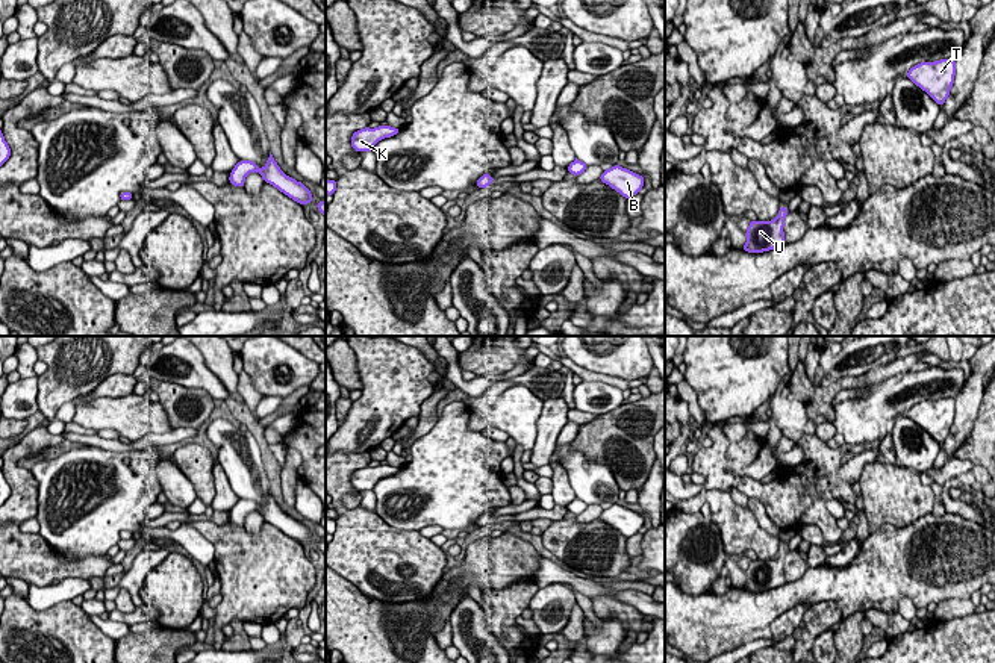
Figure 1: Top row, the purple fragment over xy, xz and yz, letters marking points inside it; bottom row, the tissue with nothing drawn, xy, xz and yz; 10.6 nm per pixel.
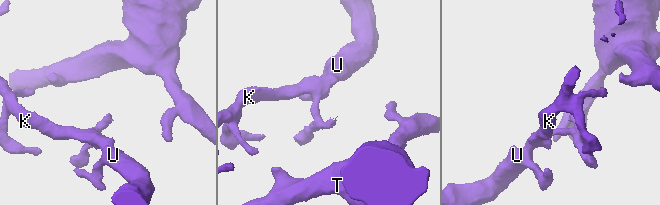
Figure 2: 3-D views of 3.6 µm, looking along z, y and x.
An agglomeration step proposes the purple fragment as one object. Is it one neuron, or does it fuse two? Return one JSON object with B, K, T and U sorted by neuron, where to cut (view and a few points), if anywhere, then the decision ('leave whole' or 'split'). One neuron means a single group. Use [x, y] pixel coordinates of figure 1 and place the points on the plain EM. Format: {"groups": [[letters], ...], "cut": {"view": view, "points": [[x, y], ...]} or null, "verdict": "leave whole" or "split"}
{"groups": [["B", "K", "T", "U"]], "cut": null, "verdict": "leave whole"}

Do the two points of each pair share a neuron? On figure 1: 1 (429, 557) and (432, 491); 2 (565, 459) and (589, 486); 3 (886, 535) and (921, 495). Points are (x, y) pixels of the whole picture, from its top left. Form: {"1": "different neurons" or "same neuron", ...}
{"1": "different neurons", "2": "same neuron", "3": "different neurons"}

